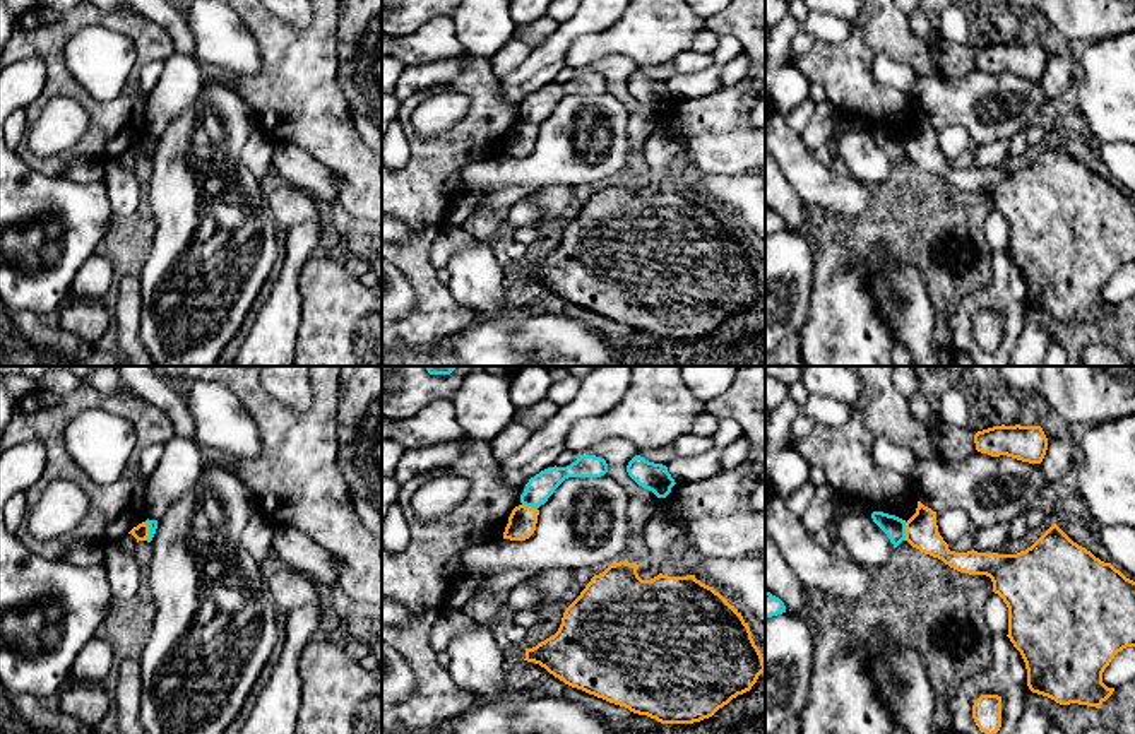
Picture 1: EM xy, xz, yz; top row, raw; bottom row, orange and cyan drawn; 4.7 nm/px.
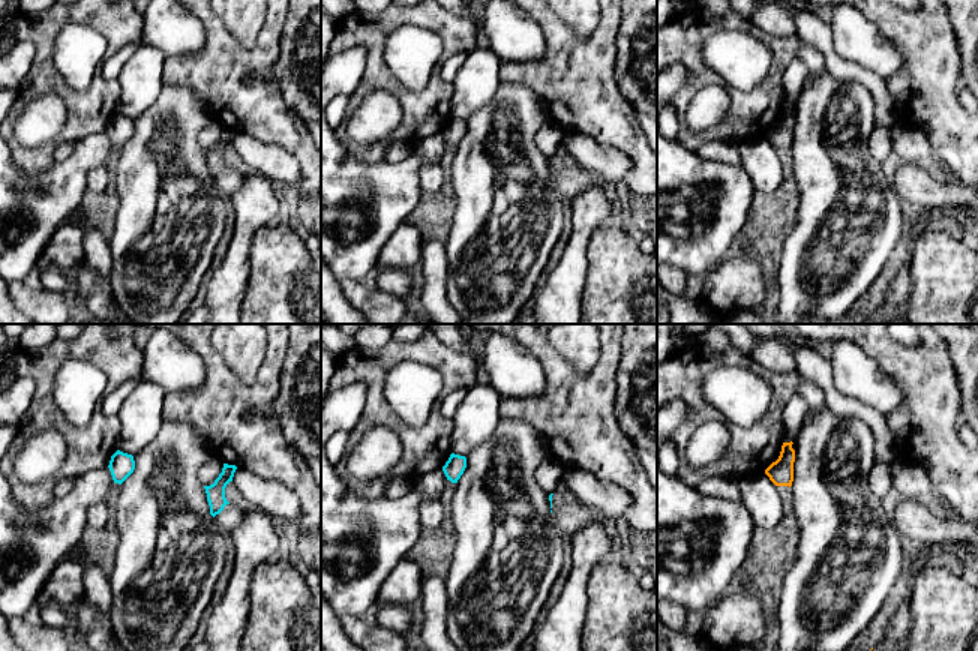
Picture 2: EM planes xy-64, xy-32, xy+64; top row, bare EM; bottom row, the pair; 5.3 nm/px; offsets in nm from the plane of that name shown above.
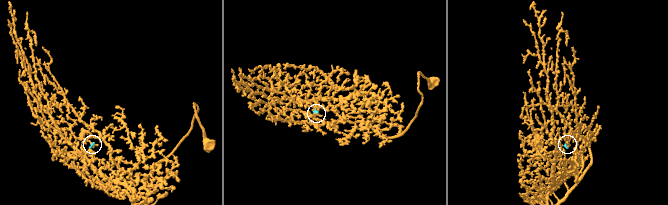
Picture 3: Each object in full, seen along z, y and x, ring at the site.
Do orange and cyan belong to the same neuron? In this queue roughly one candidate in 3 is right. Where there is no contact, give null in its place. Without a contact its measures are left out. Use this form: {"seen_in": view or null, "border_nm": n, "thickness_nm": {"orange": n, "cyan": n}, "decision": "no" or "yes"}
{"seen_in": "yz", "border_nm": 90, "thickness_nm": {"orange": 160, "cyan": 100}, "decision": "no"}

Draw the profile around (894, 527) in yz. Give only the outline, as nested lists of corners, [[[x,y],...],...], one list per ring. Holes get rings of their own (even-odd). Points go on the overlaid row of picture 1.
[[[873,512],[871,518],[888,536],[894,548],[906,541],[906,520],[883,512]]]

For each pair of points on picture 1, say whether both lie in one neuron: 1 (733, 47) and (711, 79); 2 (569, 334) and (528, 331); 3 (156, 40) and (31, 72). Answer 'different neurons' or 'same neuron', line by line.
1: same neuron
2: same neuron
3: different neurons

